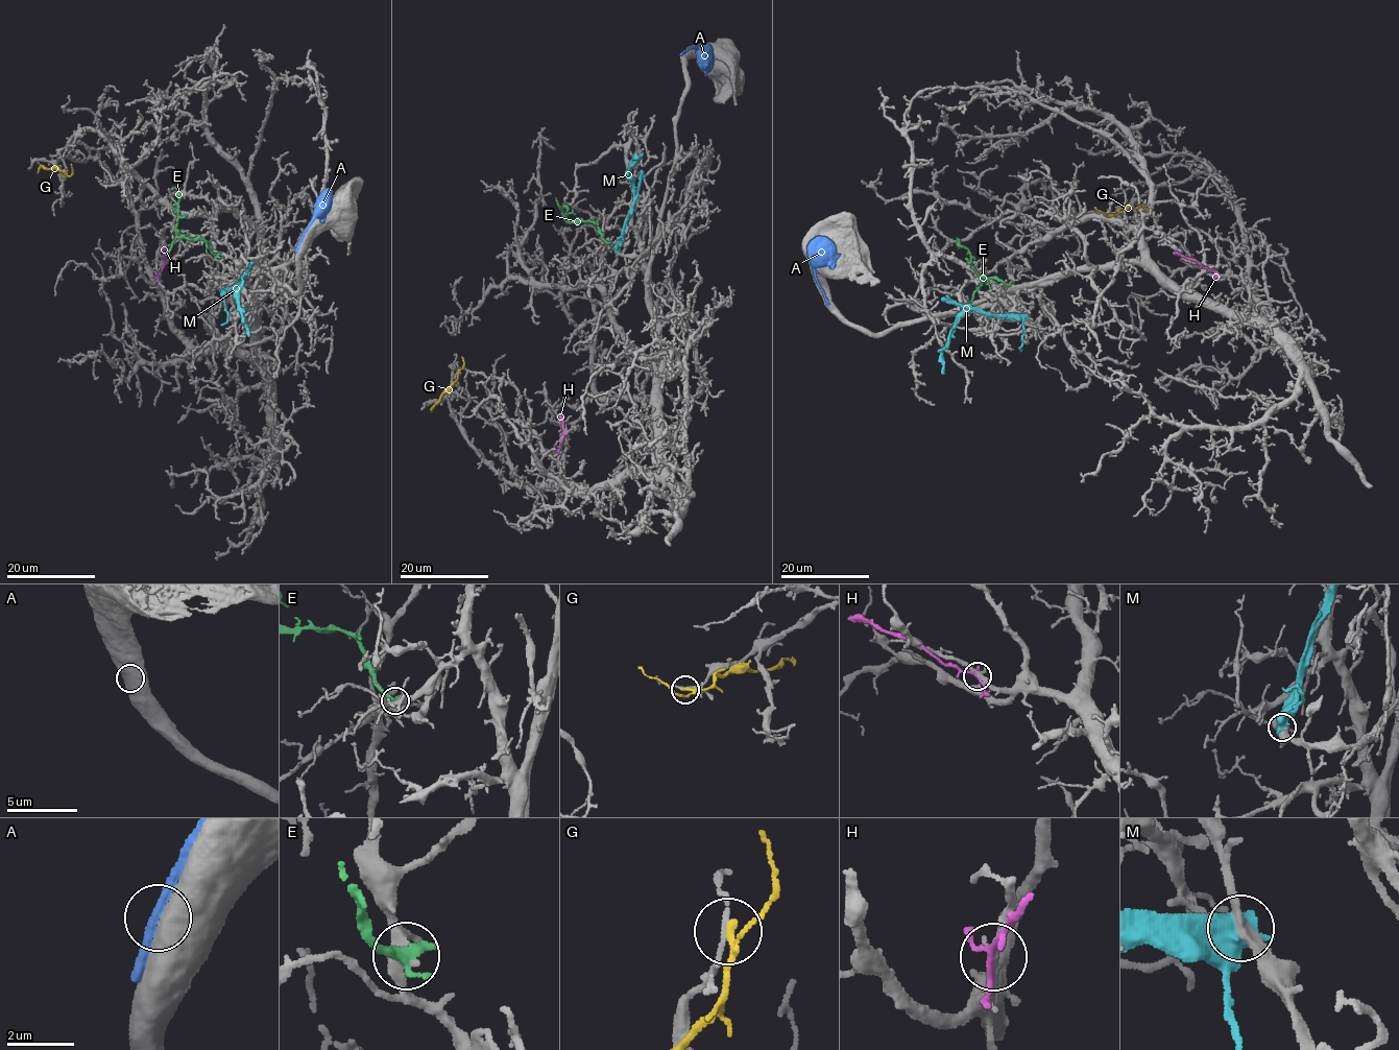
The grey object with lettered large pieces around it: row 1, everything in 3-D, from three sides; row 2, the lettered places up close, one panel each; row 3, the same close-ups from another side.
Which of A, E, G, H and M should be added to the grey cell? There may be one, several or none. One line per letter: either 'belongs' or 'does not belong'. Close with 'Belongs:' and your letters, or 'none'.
A: does not belong
E: does not belong
G: does not belong
H: does not belong
M: does not belong
Belongs: none

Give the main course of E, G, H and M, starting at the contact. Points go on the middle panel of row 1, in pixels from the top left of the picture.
E: (608, 244), (593, 222), (568, 221), (567, 208), (561, 206)
G: (458, 370), (458, 378), (431, 410)
H: (559, 451), (563, 434), (559, 414)
M: (617, 251), (634, 193), (631, 162), (643, 152)

